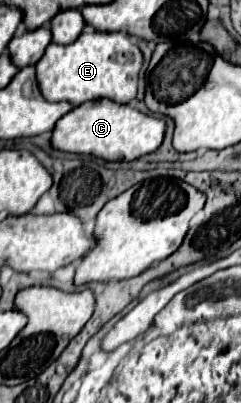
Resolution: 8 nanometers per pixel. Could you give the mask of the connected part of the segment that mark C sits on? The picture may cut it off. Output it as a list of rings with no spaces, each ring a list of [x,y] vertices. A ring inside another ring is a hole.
[[[108,99],[86,101],[66,113],[52,129],[50,145],[52,149],[64,153],[94,155],[104,161],[134,161],[140,155],[152,153],[160,147],[164,139],[164,121],[152,115],[144,115],[130,105],[120,105]]]

